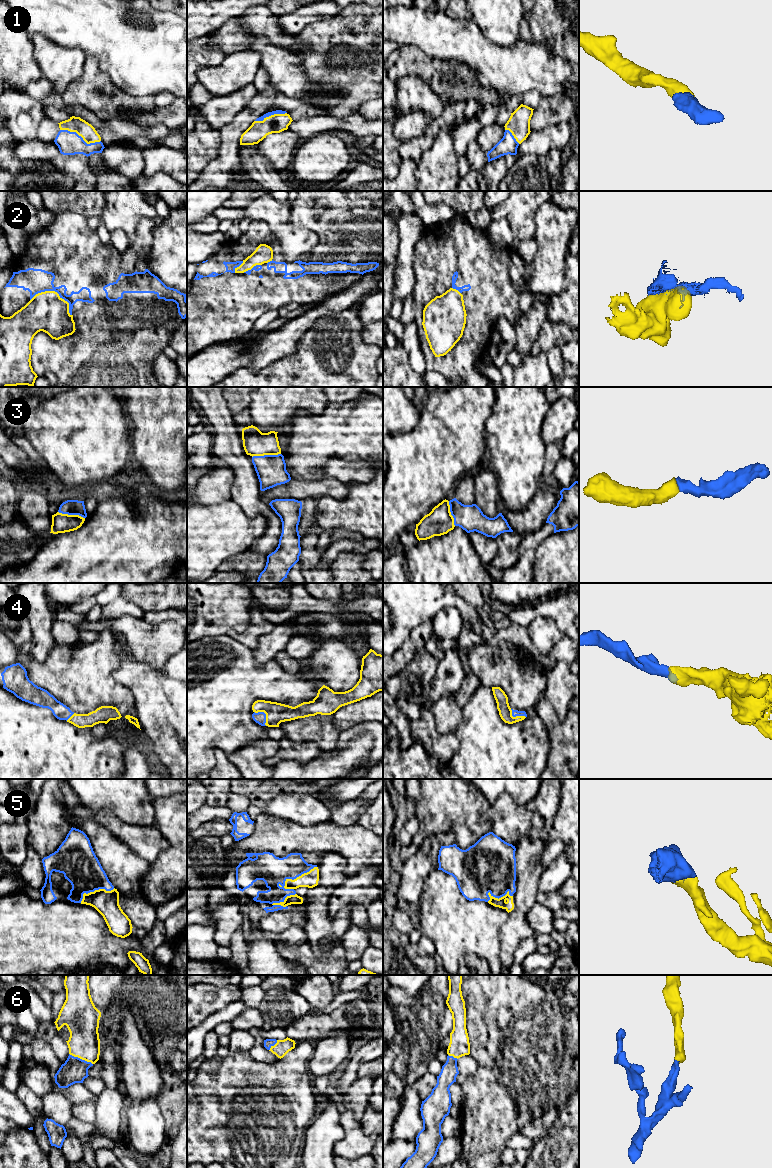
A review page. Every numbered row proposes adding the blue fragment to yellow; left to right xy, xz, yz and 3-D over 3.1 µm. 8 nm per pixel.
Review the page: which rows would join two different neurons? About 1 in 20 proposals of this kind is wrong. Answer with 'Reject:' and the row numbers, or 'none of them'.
Reject: 2

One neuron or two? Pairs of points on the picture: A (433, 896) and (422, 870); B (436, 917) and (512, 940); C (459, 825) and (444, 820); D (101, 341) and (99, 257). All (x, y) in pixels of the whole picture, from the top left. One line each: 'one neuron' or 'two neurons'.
A: two neurons
B: two neurons
C: one neuron
D: one neuron

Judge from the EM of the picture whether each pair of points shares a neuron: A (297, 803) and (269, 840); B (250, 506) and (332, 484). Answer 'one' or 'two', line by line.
A: two
B: two

